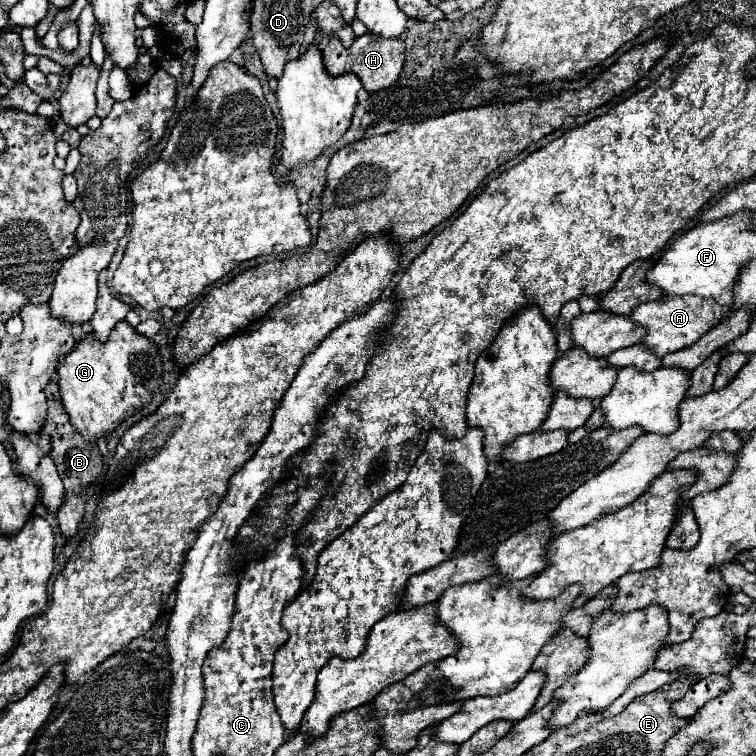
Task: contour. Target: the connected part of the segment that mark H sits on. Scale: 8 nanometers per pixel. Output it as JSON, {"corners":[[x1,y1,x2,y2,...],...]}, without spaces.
{"corners":[[364,33,360,37,354,39,350,49,344,49,344,45,340,45,340,41,336,41,336,37,330,37,328,45,322,51,324,55,324,67,330,75,342,75,342,73,354,73,360,77,364,89,368,93,390,87,392,83,396,83,402,65,404,65,404,41,398,39,382,39,376,37,374,33]]}

